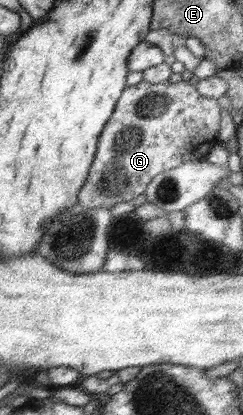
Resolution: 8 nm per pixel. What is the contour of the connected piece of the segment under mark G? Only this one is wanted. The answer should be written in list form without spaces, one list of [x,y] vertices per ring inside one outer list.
[[[140,82],[127,86],[117,101],[112,117],[99,135],[97,151],[89,168],[84,186],[80,188],[78,200],[84,209],[112,209],[116,204],[132,202],[145,193],[155,176],[176,168],[189,160],[206,157],[217,142],[220,115],[222,112],[216,99],[200,96],[189,82],[150,84]]]

